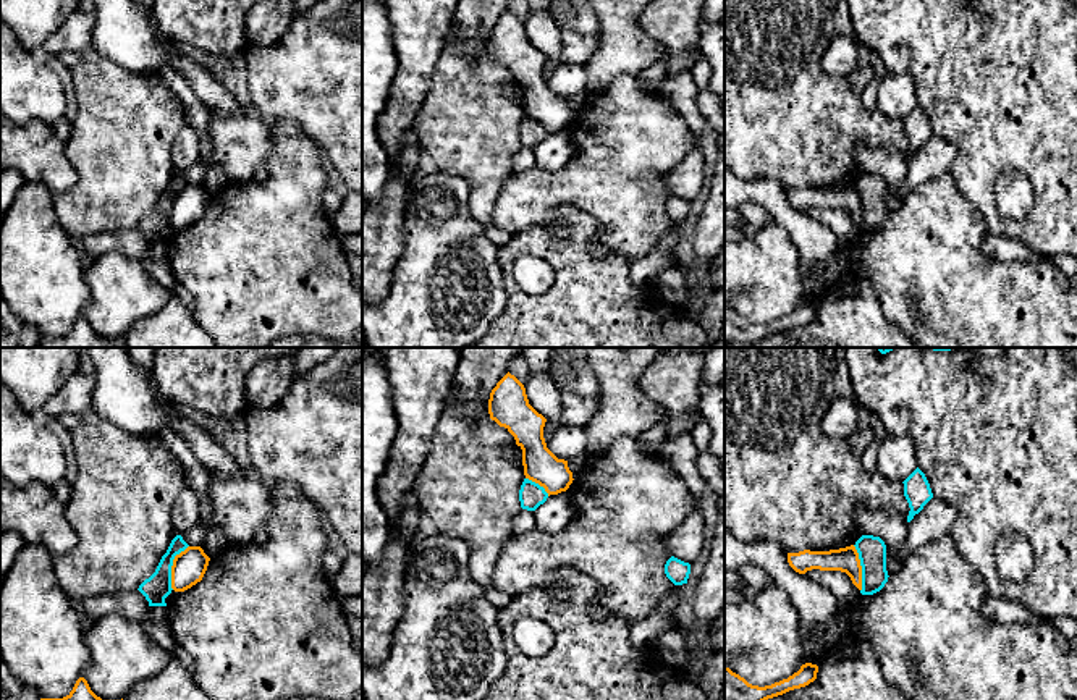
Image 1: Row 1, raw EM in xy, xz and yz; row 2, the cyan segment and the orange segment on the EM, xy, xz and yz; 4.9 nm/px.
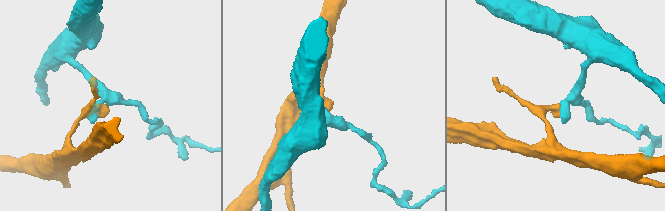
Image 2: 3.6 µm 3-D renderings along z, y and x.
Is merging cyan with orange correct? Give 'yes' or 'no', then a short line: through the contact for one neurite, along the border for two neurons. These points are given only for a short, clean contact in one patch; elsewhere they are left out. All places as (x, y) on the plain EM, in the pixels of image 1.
no | xy (188, 183), (173, 198), (172, 227)

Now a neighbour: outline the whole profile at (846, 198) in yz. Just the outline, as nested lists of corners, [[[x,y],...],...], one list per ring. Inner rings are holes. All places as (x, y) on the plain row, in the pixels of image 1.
[[[854,183],[830,189],[788,191],[788,200],[799,212],[812,207],[846,210],[852,221],[862,228],[862,204]]]

